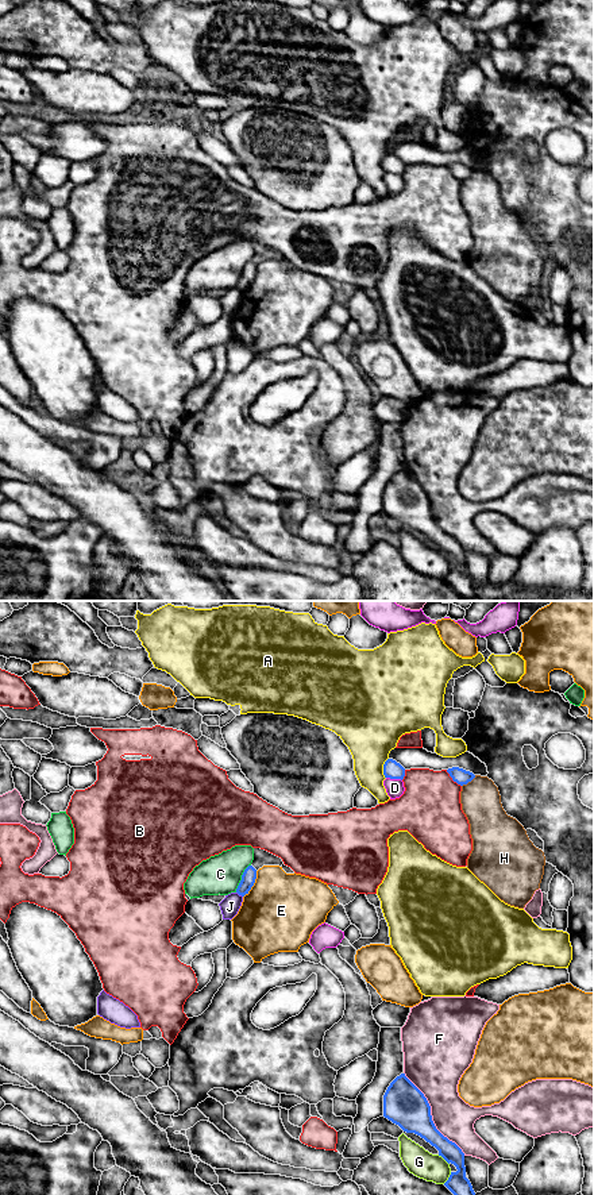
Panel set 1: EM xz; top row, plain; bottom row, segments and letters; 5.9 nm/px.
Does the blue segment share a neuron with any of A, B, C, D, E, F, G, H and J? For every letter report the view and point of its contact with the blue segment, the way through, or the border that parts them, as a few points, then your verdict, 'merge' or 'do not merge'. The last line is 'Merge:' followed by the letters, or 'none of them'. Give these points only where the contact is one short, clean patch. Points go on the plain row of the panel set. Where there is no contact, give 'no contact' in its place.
A: contact xz (384, 164); do not merge
B: contact xz (452, 174); do not merge
C: contact xz (242, 273); do not merge
D: contact xz (394, 173); do not merge
E: contact xz (253, 280); do not merge
F: contact xz (431, 511); do not merge
G: contact xz (448, 573); do not merge
H: contact xz (469, 176); border xz (475, 170), (462, 181); do not merge
J: contact xz (239, 289); border xz (236, 286), (242, 292); do not merge
Merge: none of them

